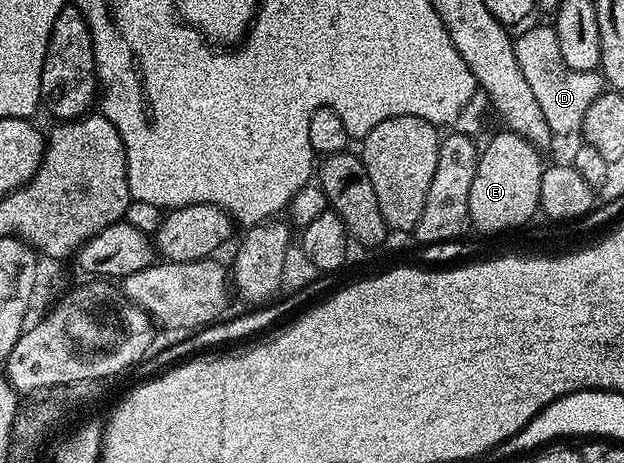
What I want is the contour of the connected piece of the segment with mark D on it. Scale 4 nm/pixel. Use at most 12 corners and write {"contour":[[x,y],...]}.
{"contour":[[554,26],[514,40],[552,134],[576,134],[606,92],[602,72],[569,70]]}

